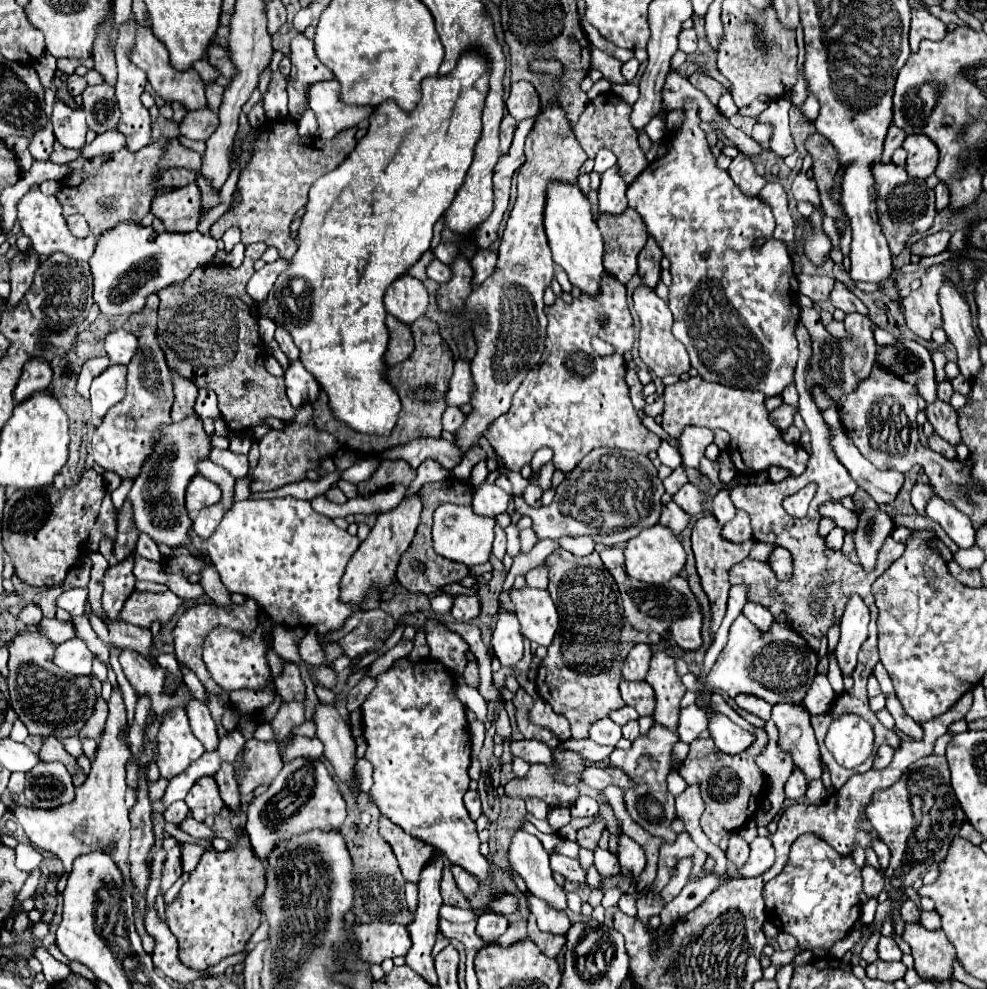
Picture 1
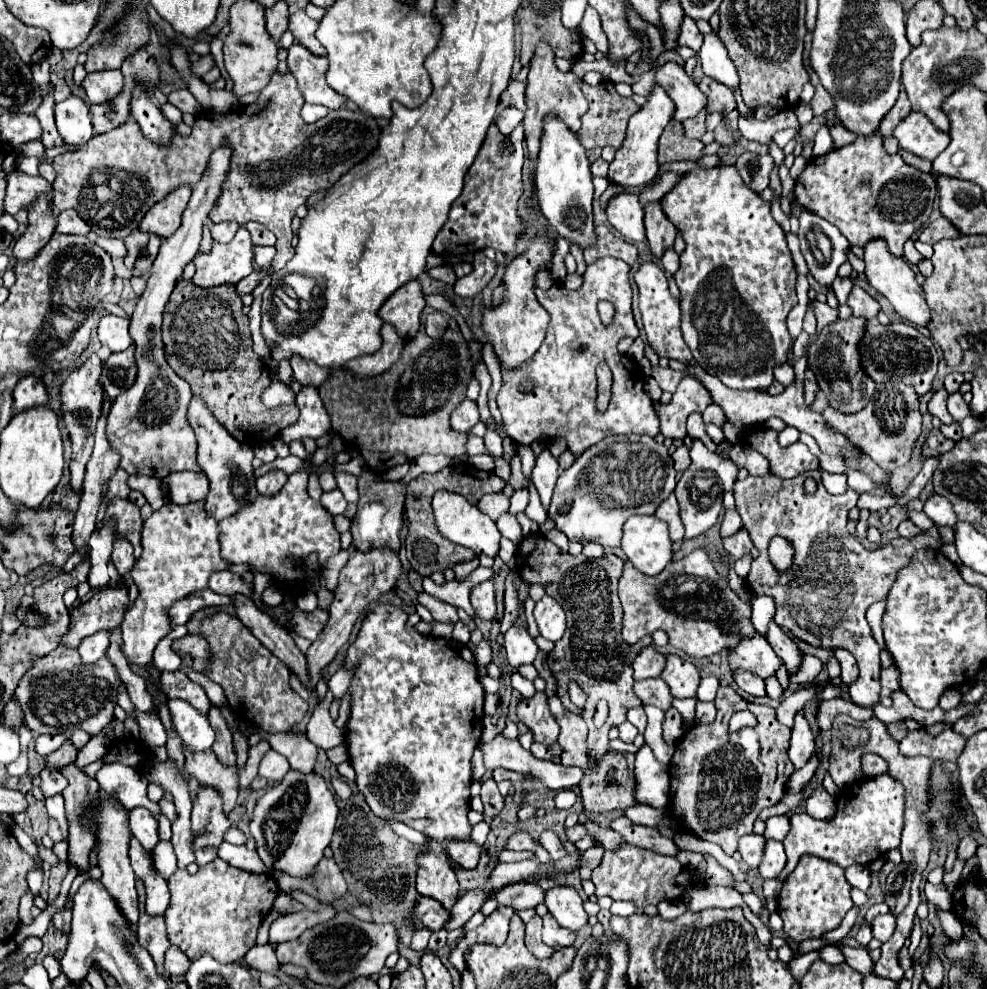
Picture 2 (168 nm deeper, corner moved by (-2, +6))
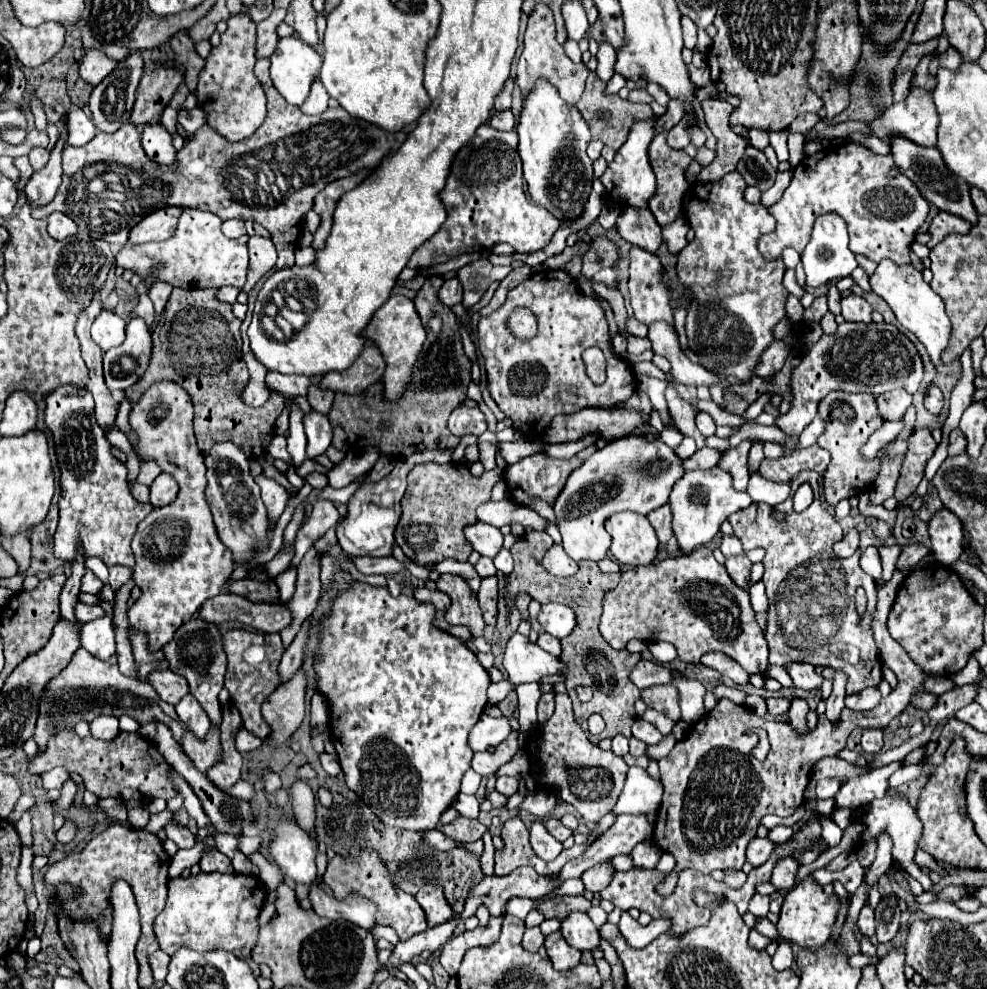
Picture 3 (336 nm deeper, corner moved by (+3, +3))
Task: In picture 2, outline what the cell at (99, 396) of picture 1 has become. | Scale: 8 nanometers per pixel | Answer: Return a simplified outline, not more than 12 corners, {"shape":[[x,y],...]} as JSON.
{"shape":[[135,348],[103,366],[105,394],[115,400],[135,382]]}

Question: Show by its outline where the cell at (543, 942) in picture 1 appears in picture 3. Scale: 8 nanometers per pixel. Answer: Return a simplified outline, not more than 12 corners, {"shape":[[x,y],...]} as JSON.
{"shape":[[540,927],[526,929],[524,945],[538,951],[544,943]]}

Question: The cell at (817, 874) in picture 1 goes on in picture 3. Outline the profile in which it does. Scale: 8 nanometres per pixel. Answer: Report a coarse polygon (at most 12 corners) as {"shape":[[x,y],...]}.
{"shape":[[806,877],[786,895],[778,933],[800,947],[822,947],[838,897]]}

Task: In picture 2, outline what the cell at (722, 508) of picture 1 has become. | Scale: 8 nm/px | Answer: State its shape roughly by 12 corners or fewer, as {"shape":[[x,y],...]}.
{"shape":[[725,510],[721,536],[731,536],[741,528],[741,516]]}

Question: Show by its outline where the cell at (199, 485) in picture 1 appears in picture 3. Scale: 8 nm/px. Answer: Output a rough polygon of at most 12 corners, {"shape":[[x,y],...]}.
{"shape":[[160,473],[150,485],[154,507],[170,505],[178,495],[178,483]]}

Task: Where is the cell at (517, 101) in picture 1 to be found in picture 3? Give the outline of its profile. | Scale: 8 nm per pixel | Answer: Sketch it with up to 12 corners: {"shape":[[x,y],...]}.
{"shape":[[508,79],[494,99],[496,111],[510,109],[514,81]]}

